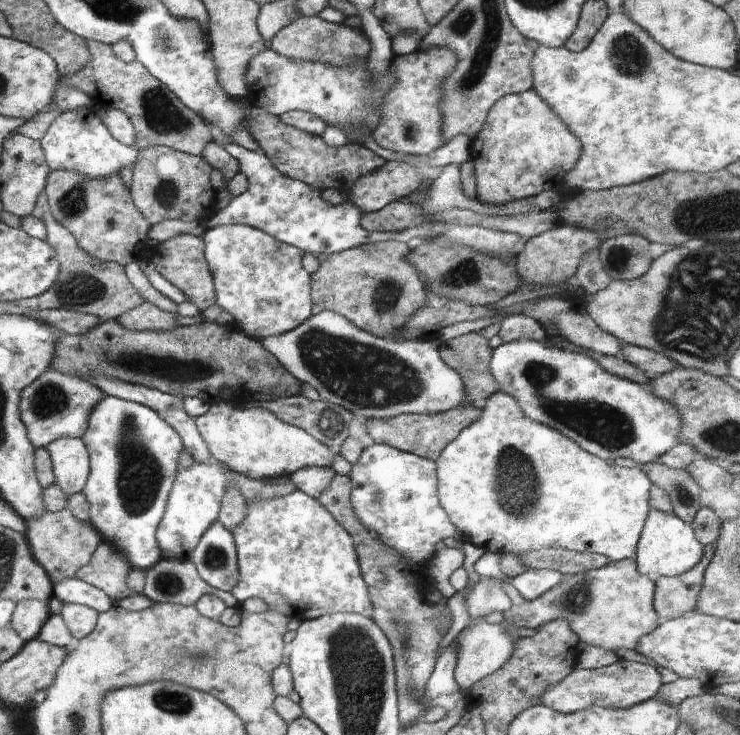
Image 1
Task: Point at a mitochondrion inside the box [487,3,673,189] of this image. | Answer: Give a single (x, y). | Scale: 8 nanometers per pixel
(628, 56)

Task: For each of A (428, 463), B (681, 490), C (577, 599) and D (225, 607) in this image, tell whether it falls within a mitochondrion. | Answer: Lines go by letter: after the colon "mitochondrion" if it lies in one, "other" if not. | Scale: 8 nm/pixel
A: other
B: mitochondrion
C: mitochondrion
D: other

